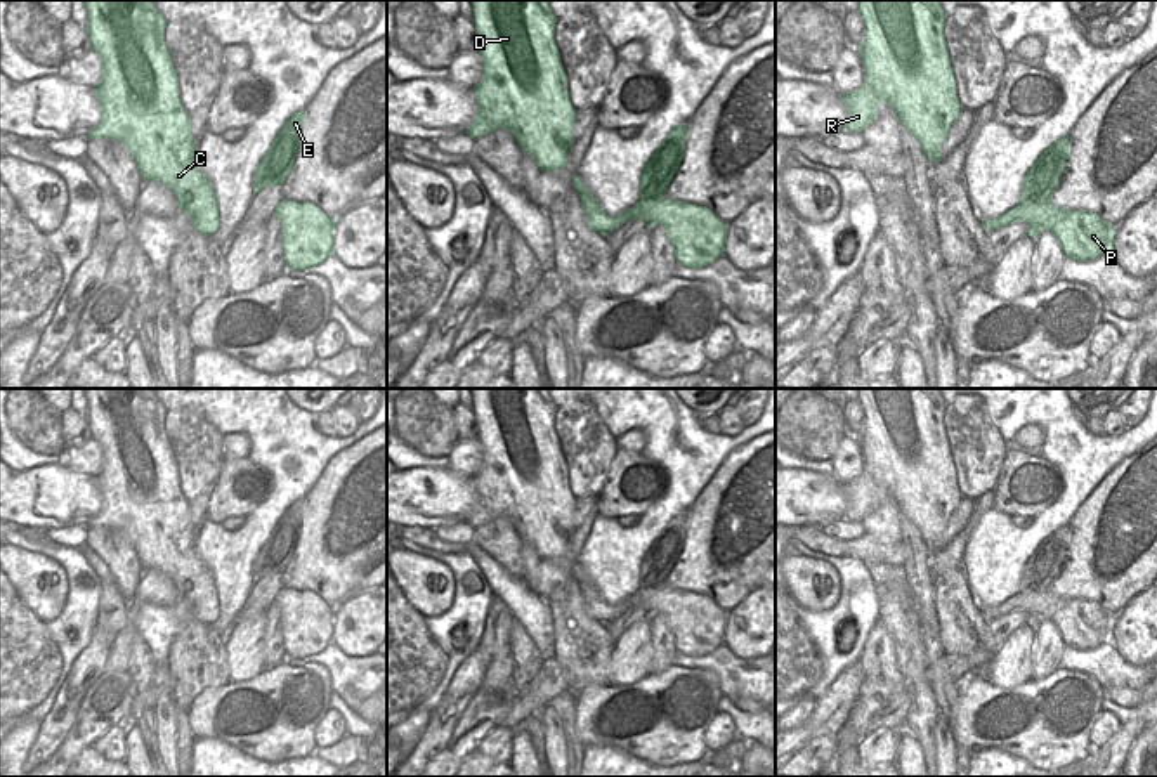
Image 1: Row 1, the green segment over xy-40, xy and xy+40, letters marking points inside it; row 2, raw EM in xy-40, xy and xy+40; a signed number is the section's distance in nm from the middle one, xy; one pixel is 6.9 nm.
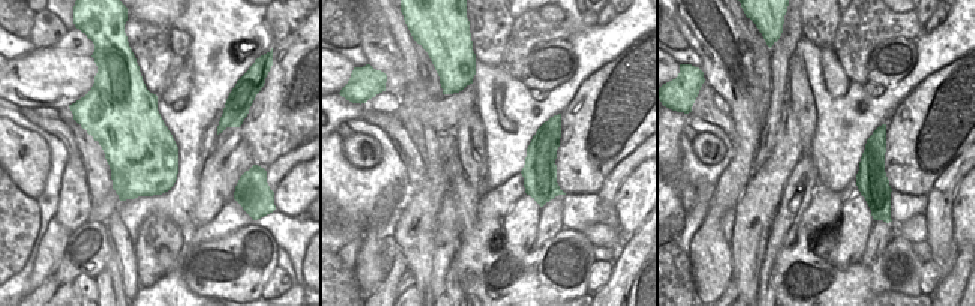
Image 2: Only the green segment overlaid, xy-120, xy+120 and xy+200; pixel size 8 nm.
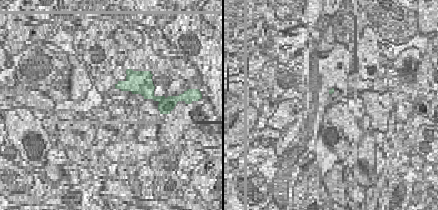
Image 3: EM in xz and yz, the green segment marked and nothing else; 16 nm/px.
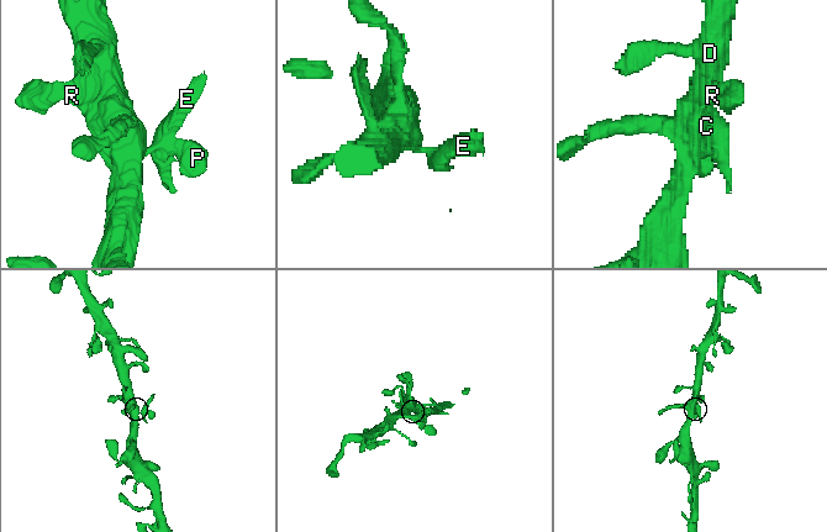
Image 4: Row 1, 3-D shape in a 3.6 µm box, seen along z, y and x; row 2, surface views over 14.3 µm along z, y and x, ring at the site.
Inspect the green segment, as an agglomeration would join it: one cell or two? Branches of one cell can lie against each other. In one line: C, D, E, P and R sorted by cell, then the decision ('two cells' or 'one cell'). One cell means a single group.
C D R / E P | two cells

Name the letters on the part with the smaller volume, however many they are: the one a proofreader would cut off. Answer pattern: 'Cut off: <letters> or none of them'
Cut off: E, P

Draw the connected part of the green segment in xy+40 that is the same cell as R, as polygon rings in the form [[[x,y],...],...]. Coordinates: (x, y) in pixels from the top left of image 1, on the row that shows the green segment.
[[[857,0],[864,21],[859,49],[864,83],[841,94],[847,108],[845,132],[862,132],[878,116],[878,104],[888,102],[900,125],[919,142],[930,163],[940,161],[940,147],[961,114],[956,80],[944,40],[945,12],[938,0]]]

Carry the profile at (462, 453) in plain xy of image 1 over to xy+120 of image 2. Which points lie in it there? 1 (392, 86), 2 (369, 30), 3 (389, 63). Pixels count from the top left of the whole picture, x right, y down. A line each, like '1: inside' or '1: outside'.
1: inside
2: inside
3: inside

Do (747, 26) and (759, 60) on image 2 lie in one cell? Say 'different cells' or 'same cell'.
same cell

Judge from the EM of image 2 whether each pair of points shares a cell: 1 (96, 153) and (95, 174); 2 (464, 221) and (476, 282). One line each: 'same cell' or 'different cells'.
1: same cell
2: different cells

